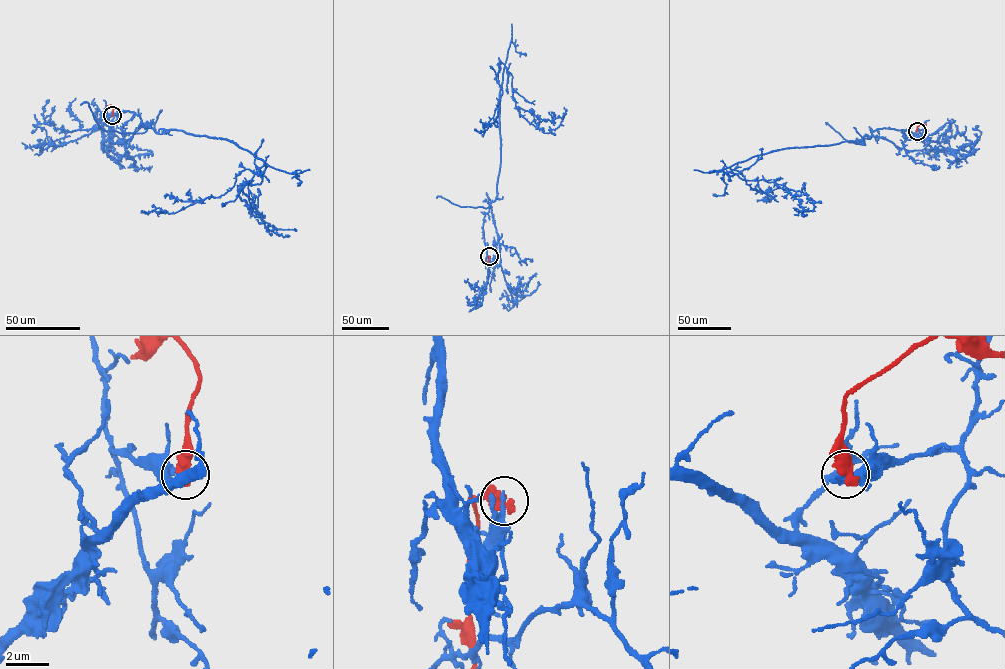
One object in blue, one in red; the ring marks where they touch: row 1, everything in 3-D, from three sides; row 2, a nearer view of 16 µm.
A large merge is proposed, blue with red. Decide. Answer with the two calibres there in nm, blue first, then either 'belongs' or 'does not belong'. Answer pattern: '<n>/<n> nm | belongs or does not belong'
200/550 nm | does not belong

